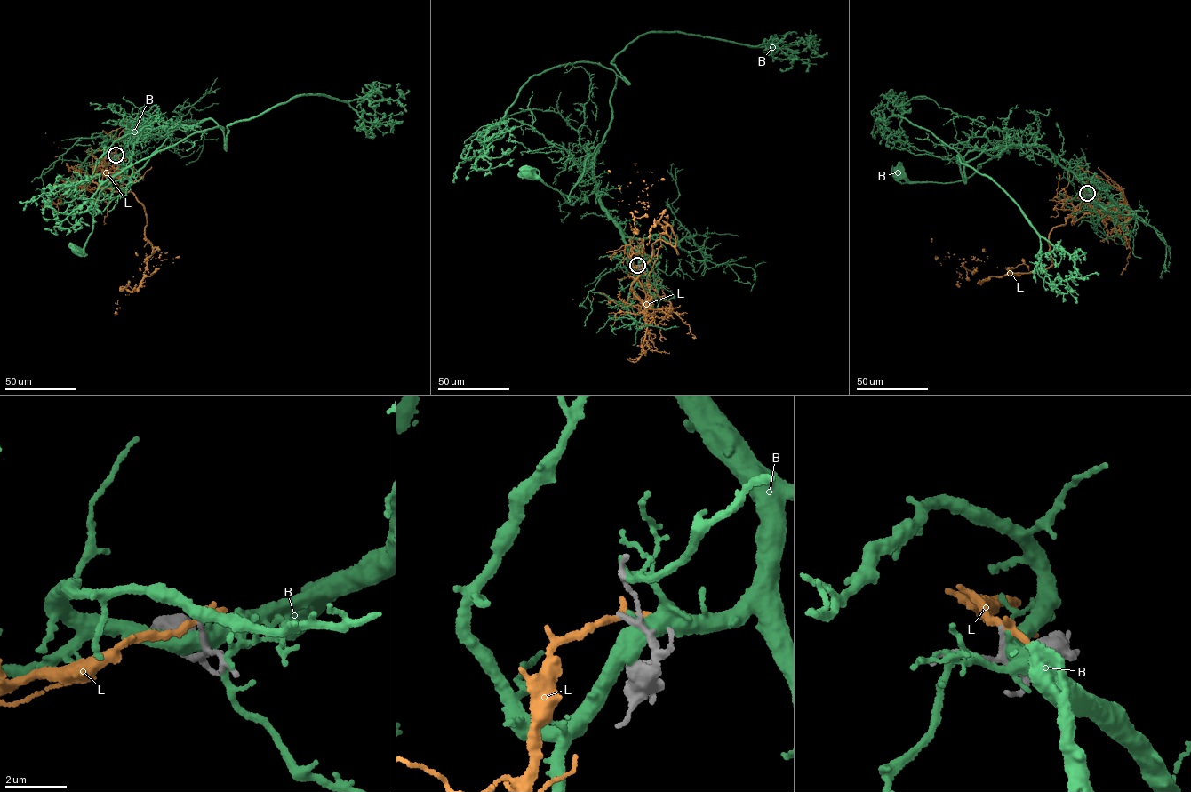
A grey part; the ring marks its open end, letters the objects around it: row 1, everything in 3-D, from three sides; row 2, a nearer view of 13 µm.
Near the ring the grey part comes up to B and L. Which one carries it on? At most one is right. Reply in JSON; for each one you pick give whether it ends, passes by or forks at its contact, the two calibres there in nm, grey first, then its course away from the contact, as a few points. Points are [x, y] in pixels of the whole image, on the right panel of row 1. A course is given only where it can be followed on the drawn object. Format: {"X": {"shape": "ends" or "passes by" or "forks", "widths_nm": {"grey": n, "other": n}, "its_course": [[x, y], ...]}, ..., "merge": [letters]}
{"merge": []}

